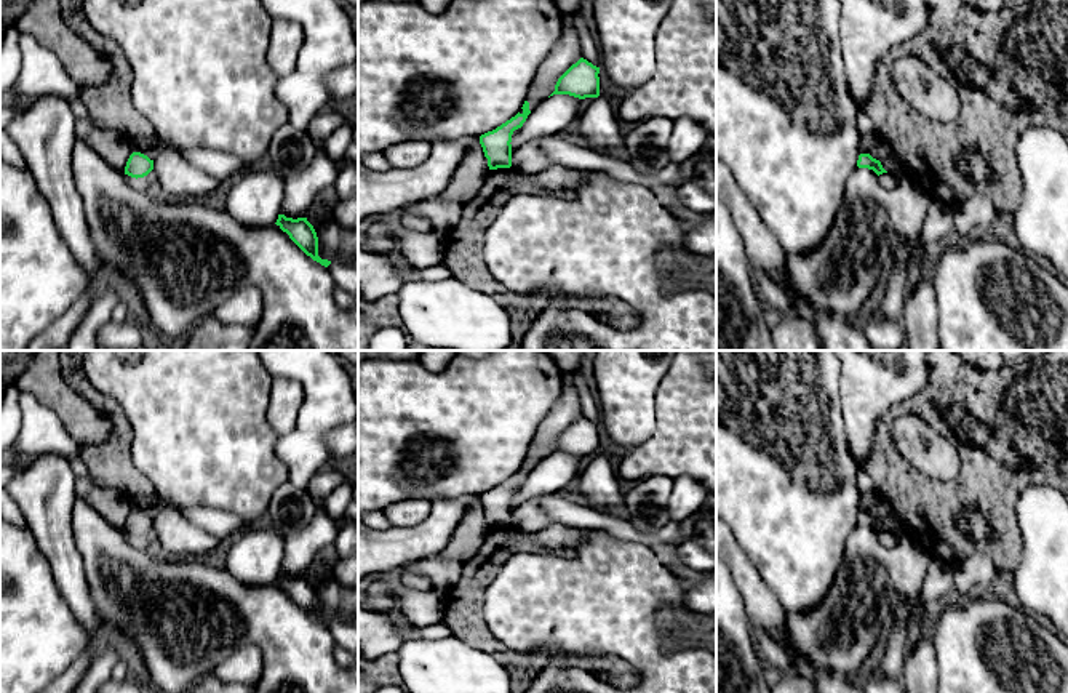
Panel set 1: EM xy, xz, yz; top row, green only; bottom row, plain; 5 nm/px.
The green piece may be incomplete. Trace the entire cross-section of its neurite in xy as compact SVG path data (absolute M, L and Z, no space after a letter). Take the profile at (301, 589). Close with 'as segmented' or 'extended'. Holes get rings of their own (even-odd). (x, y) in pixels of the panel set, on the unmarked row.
M278 573L275 581L283 591L289 594L289 597L313 619L328 626L331 619L321 618L318 615L318 595L313 584L307 579L307 576L286 576L285 573Z; as segmented

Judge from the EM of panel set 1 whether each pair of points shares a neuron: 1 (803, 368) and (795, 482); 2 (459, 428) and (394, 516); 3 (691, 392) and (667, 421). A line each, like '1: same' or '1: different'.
1: same
2: different
3: same

